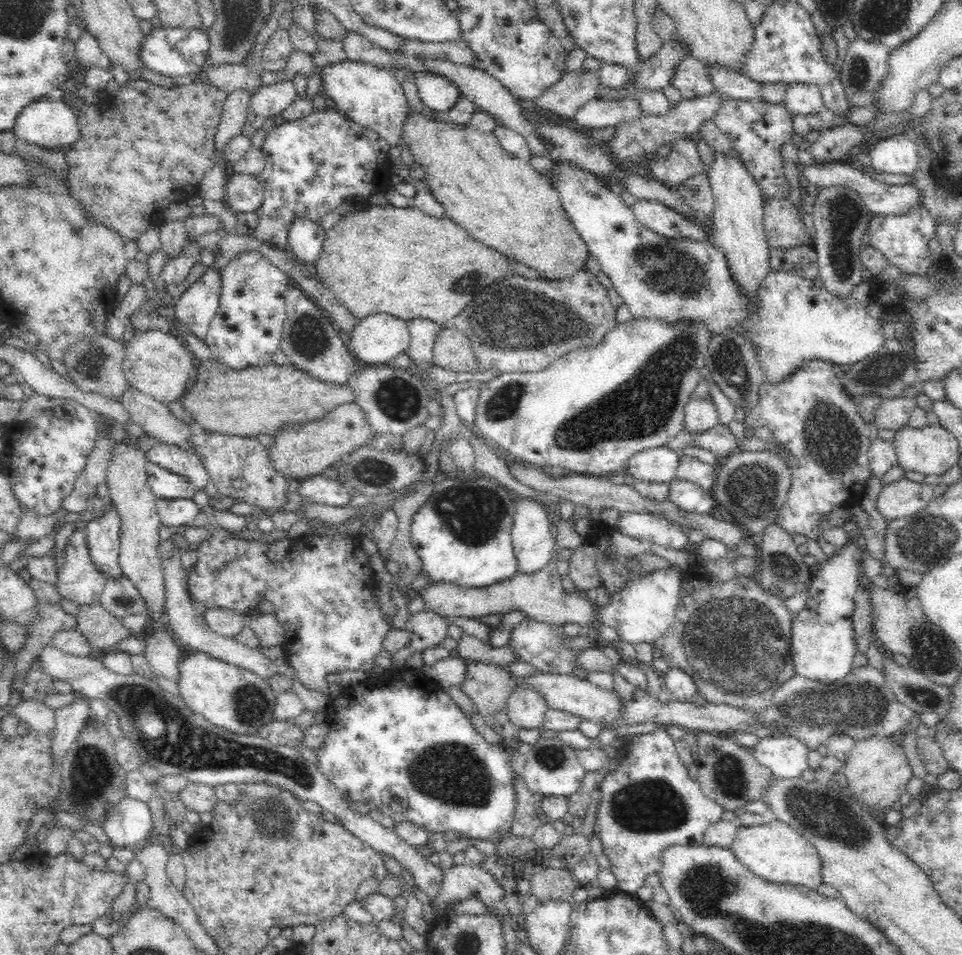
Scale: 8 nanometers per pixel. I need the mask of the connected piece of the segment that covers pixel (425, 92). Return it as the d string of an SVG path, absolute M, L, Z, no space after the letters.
M416 72L413 74L421 102L430 110L443 114L457 104L460 89L448 79L435 72Z

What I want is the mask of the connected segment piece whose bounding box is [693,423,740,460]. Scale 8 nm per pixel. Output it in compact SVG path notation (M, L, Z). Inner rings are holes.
M719 423L714 429L696 434L693 444L713 452L721 460L734 452L738 452L740 448L738 437L733 434L728 425L722 423Z

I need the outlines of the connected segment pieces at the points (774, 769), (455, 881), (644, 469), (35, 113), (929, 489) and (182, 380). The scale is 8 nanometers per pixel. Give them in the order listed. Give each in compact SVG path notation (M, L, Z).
M774 735L773 737L761 738L753 748L753 752L757 762L769 769L776 779L800 777L804 770L809 768L809 747L793 735Z
M462 863L453 865L443 874L440 893L434 898L442 905L452 901L464 901L478 897L484 905L499 905L504 889L496 883L492 873L478 867L478 864Z
M666 446L635 453L624 466L638 481L669 483L677 478L679 462L679 453Z
M56 96L40 97L37 101L26 106L14 122L13 132L20 143L32 143L48 149L63 149L68 152L69 146L81 138L81 125L76 113L68 104L58 100Z
M905 476L881 488L876 498L876 509L889 520L916 514L925 509L934 498L934 486L916 483Z
M148 330L134 333L125 352L122 371L130 386L149 394L165 405L177 401L186 392L196 367L196 359L174 331L164 333L160 330Z

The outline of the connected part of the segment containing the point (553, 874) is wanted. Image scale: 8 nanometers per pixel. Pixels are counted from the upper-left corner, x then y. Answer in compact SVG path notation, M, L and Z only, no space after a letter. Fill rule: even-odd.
M548 867L534 873L531 878L531 894L538 902L551 899L571 902L578 886L568 869Z

